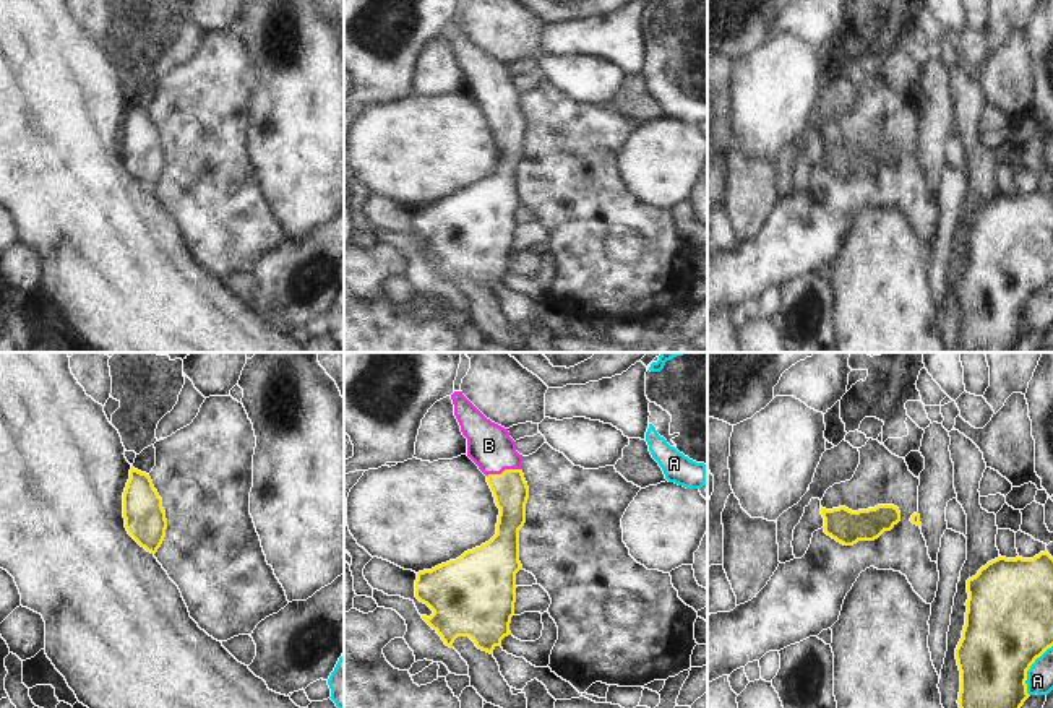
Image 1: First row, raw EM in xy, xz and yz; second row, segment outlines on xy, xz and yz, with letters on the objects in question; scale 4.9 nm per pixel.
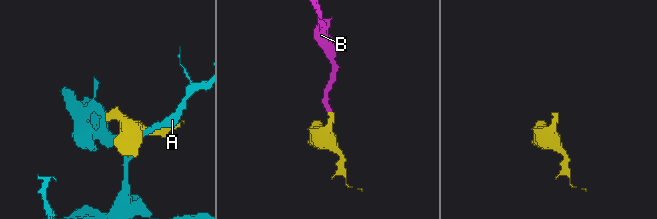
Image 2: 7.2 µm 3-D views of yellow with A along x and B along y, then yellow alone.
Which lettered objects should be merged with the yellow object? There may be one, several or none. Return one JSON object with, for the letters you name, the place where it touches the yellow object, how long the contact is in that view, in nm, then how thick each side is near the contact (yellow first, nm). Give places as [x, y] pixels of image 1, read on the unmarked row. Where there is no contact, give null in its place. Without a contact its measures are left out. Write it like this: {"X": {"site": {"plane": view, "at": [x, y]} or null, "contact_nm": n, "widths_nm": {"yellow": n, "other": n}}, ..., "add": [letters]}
{"B": {"site": {"plane": "xz", "at": [505, 106]}, "contact_nm": 180, "widths_nm": {"yellow": 180, "other": 220}}, "add": ["B"]}

